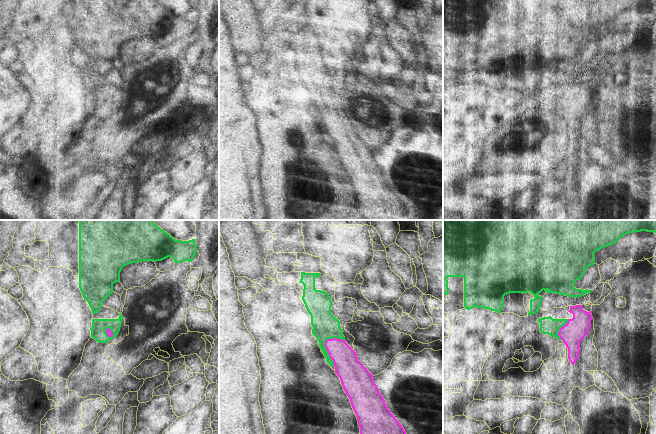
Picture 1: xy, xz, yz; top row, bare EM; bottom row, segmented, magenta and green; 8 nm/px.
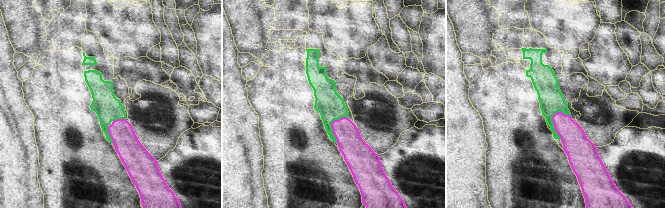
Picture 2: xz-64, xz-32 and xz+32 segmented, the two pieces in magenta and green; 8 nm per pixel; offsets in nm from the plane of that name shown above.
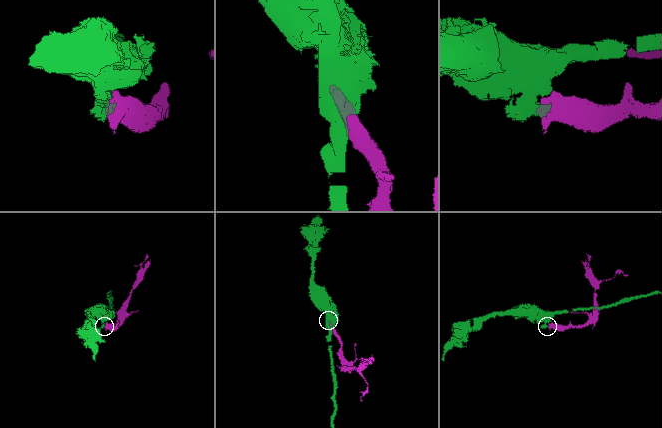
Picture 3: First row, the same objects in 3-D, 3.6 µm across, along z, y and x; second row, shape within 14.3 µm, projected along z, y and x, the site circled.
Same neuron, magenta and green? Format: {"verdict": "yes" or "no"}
{"verdict": "no"}

